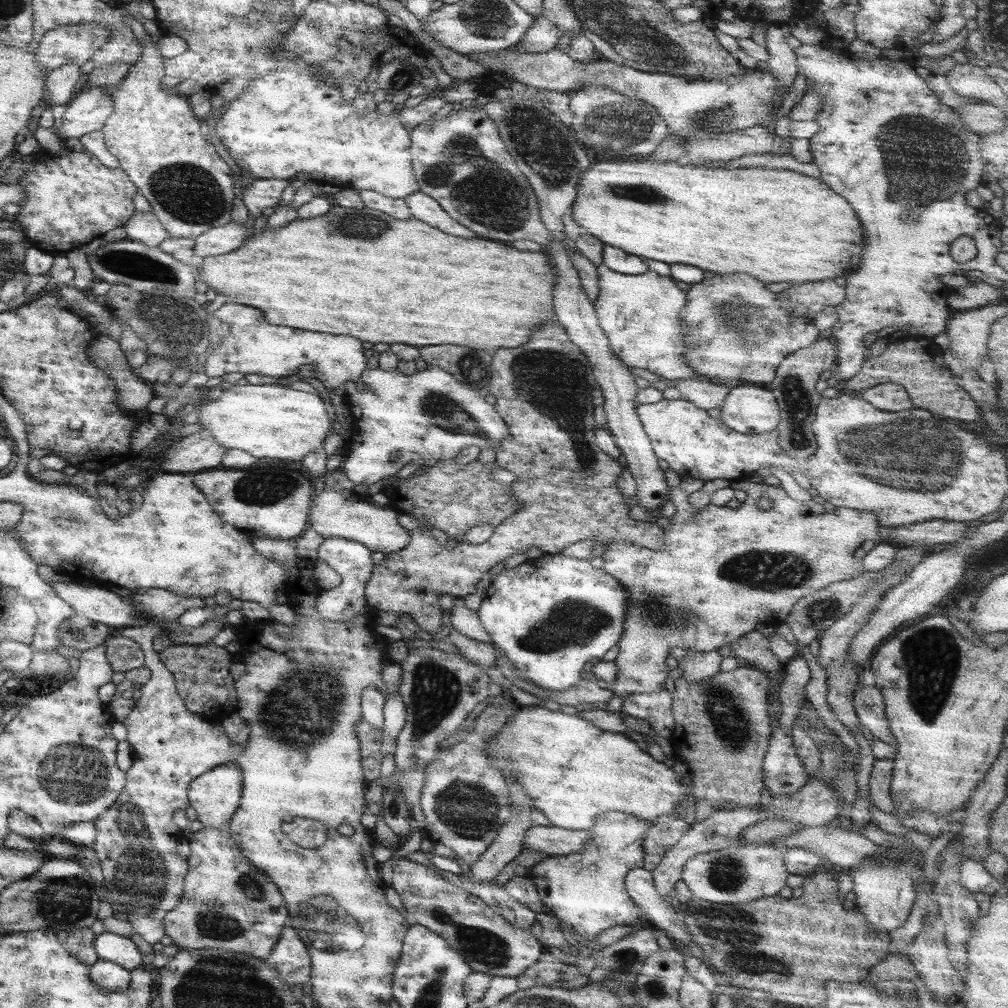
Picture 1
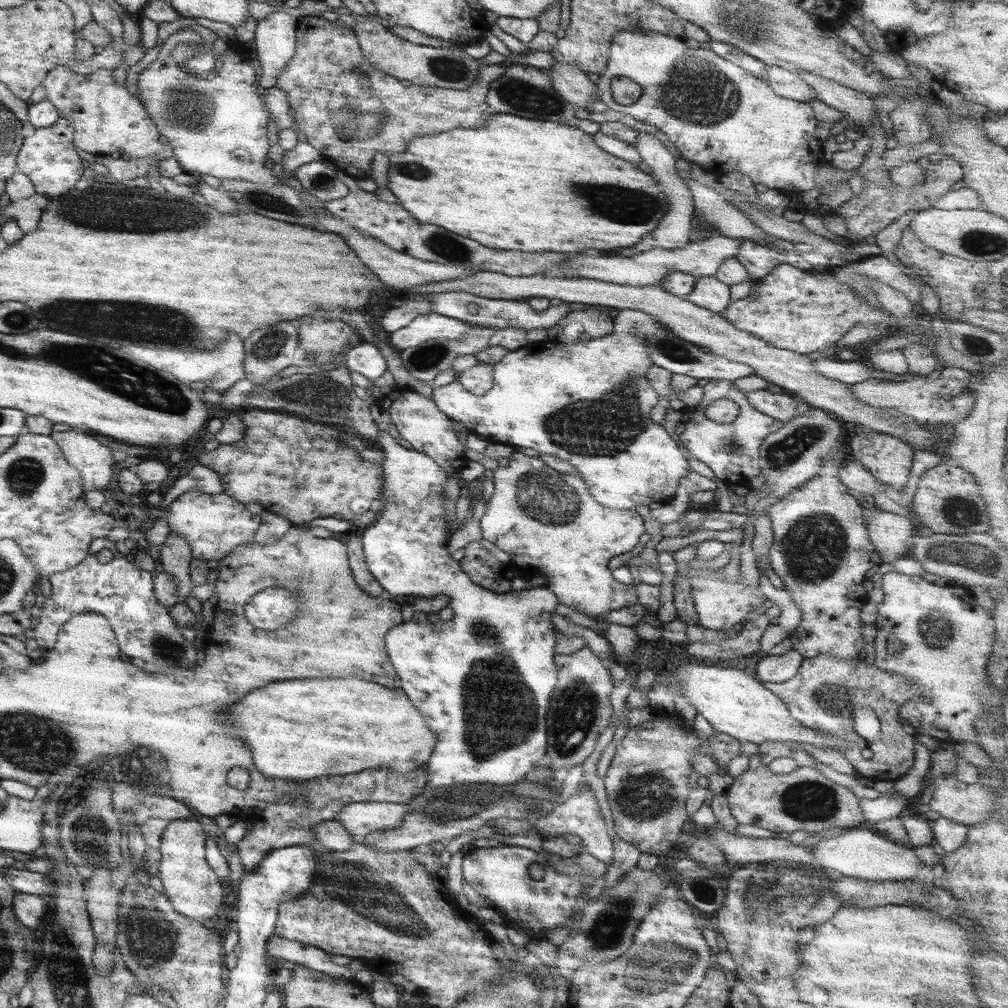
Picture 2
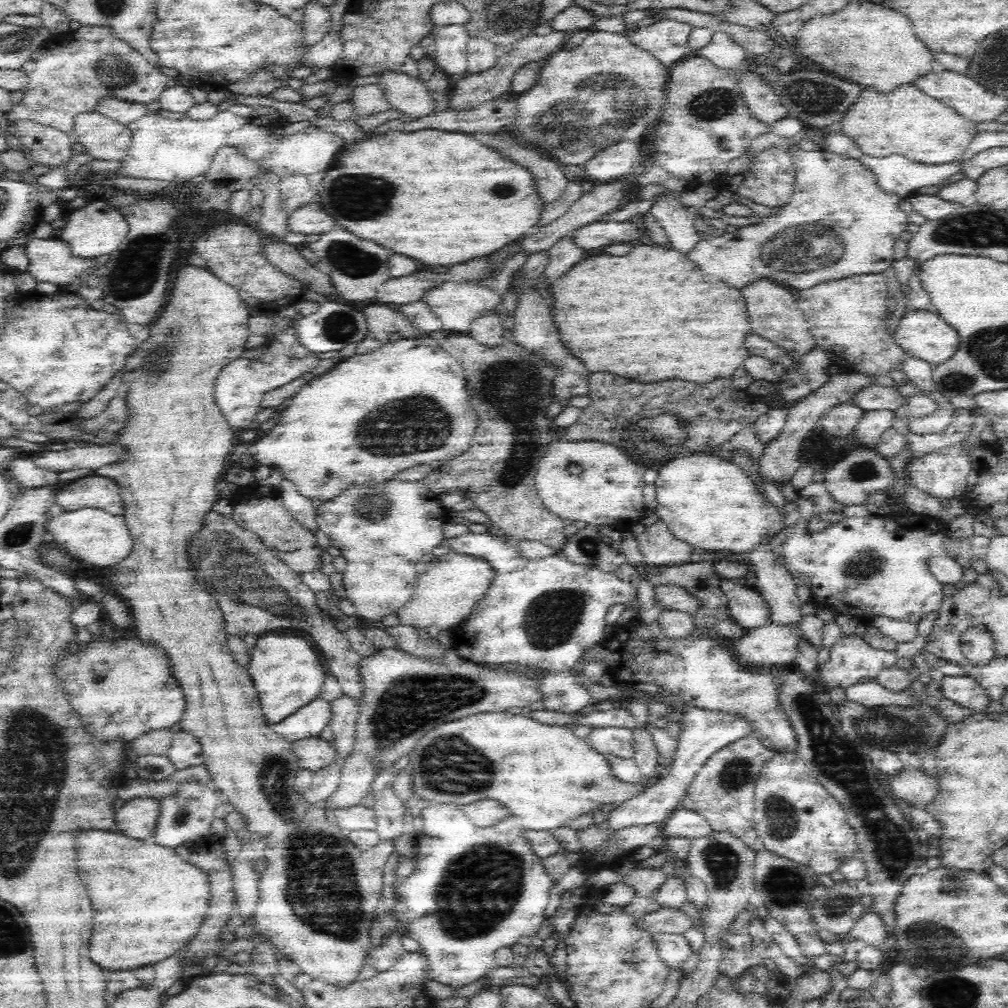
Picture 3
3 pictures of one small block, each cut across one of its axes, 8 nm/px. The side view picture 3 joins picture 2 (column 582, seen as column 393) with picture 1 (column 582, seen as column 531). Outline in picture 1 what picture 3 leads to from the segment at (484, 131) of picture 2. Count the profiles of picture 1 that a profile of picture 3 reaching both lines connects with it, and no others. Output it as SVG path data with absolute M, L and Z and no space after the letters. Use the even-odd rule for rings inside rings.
M655 160L624 161L624 162L593 162L593 164L580 175L579 190L570 210L576 224L584 228L586 234L596 236L605 245L620 248L628 254L638 256L642 259L656 260L668 265L690 264L698 266L703 271L718 272L718 274L750 274L764 283L812 283L812 280L833 280L836 277L848 277L853 274L862 261L862 247L864 244L864 228L854 214L851 204L837 192L832 192L822 180L784 169L758 168L706 168L706 166L682 166L682 161L660 162Z

